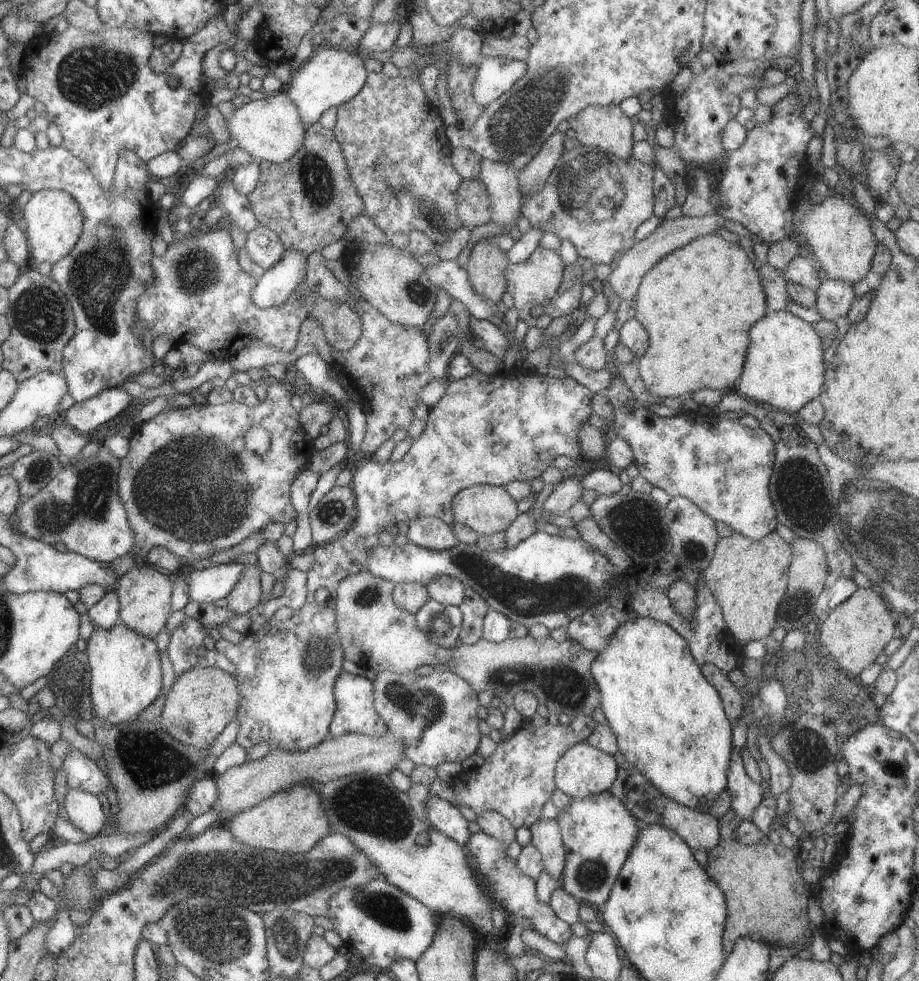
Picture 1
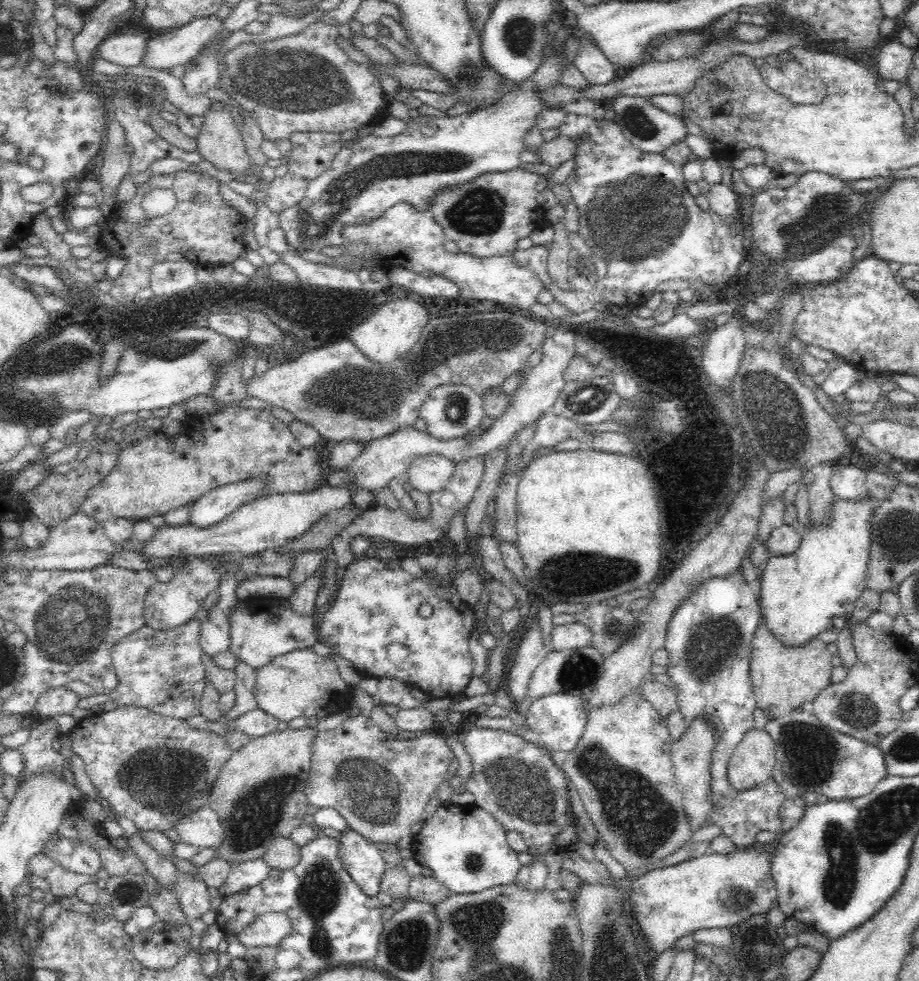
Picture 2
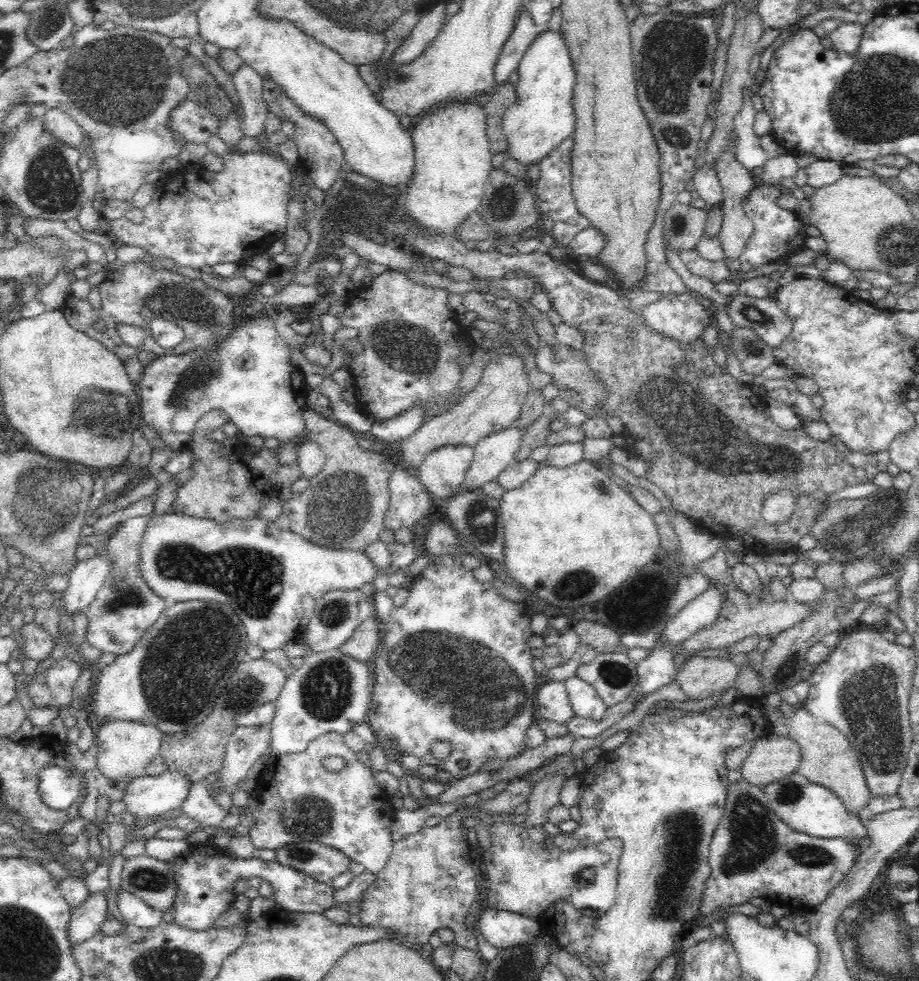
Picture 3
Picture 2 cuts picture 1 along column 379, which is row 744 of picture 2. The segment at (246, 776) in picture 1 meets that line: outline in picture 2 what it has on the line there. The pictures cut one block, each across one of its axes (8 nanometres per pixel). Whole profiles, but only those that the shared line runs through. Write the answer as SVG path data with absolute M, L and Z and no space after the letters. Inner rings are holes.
M753 727L747 730L733 751L730 760L728 760L727 778L734 790L744 792L744 790L756 788L773 776L774 766L778 762L775 758L775 742L765 728L755 729Z

